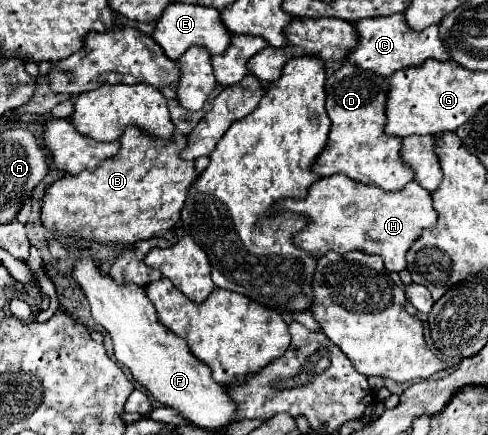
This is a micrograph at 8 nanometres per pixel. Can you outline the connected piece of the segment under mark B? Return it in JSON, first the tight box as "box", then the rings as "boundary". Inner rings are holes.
{"box":[42,126,196,246],"boundary":[[[130,126],[120,136],[120,150],[116,156],[102,160],[96,170],[86,170],[76,176],[66,174],[64,178],[56,180],[46,194],[42,196],[42,224],[46,230],[56,232],[58,236],[90,240],[104,246],[132,246],[146,238],[166,238],[174,224],[180,220],[180,210],[186,198],[190,184],[196,180],[194,162],[180,160],[180,152],[186,146],[184,136],[174,136],[172,140],[162,138],[148,138],[142,130]]]}

